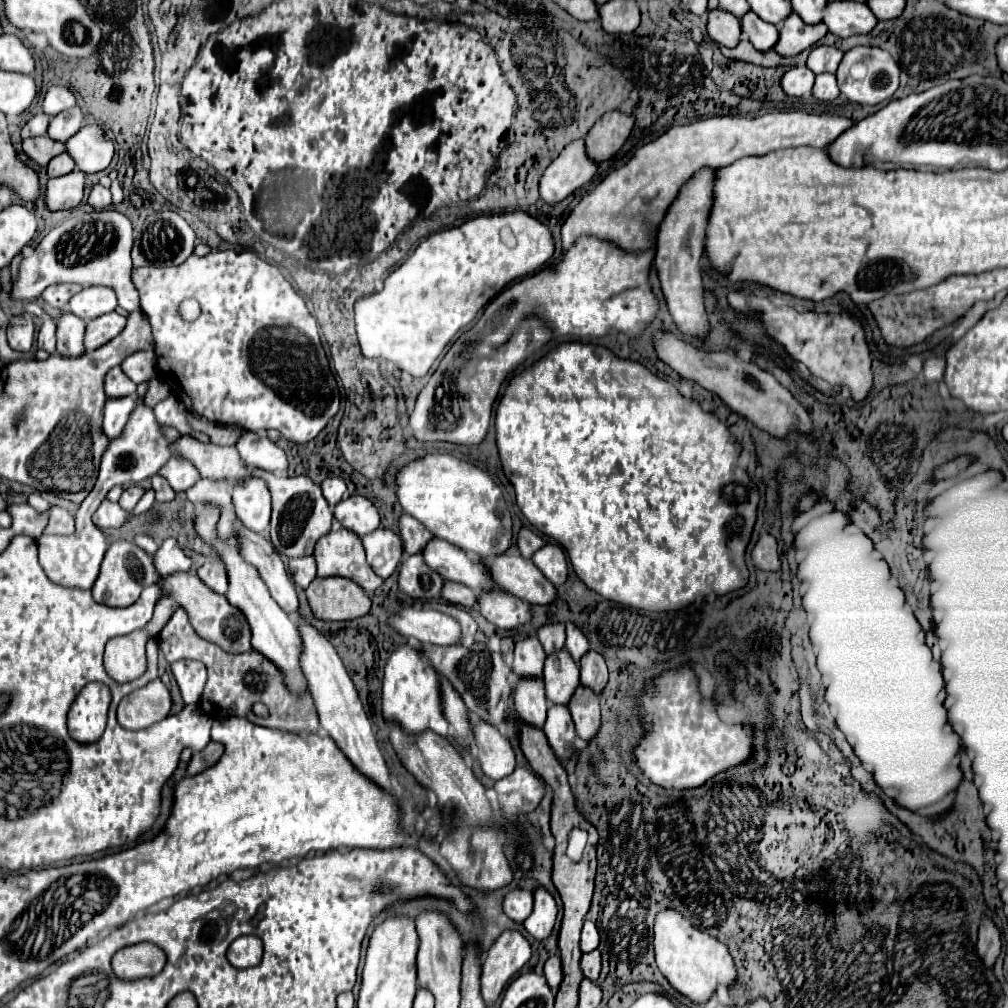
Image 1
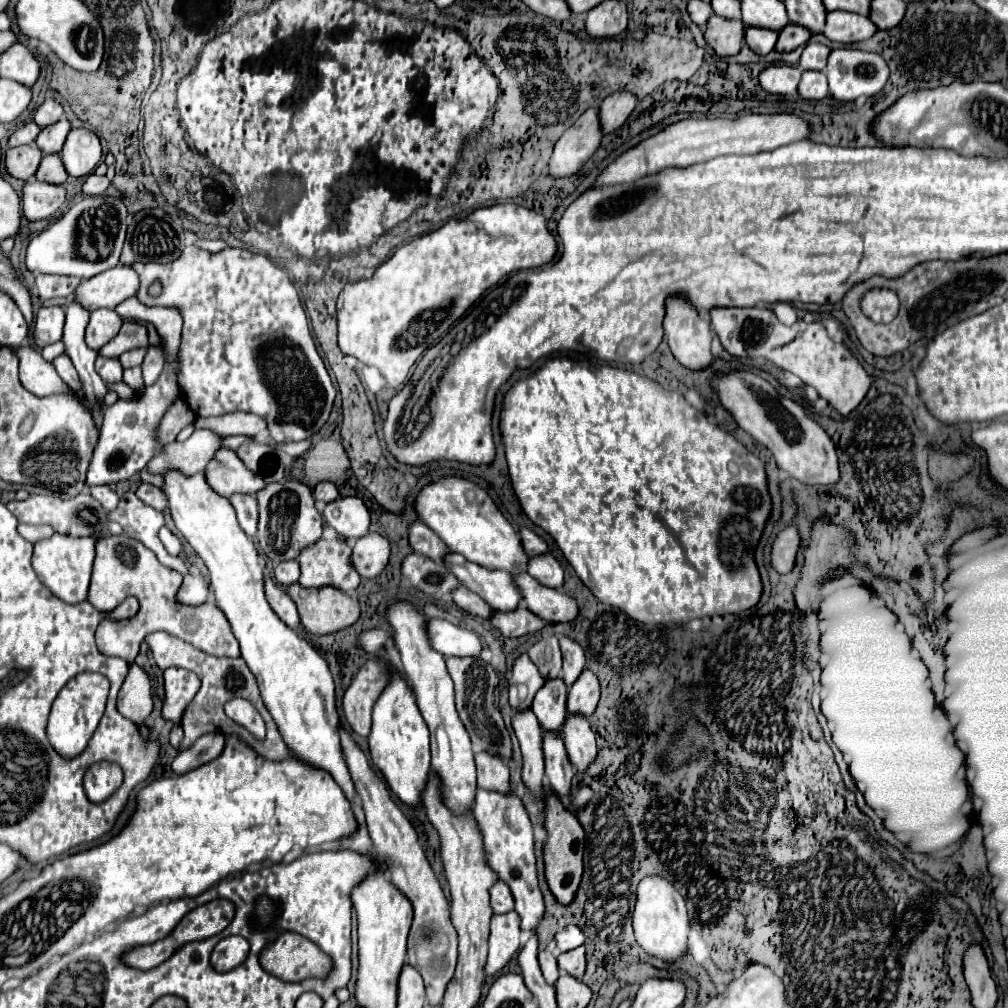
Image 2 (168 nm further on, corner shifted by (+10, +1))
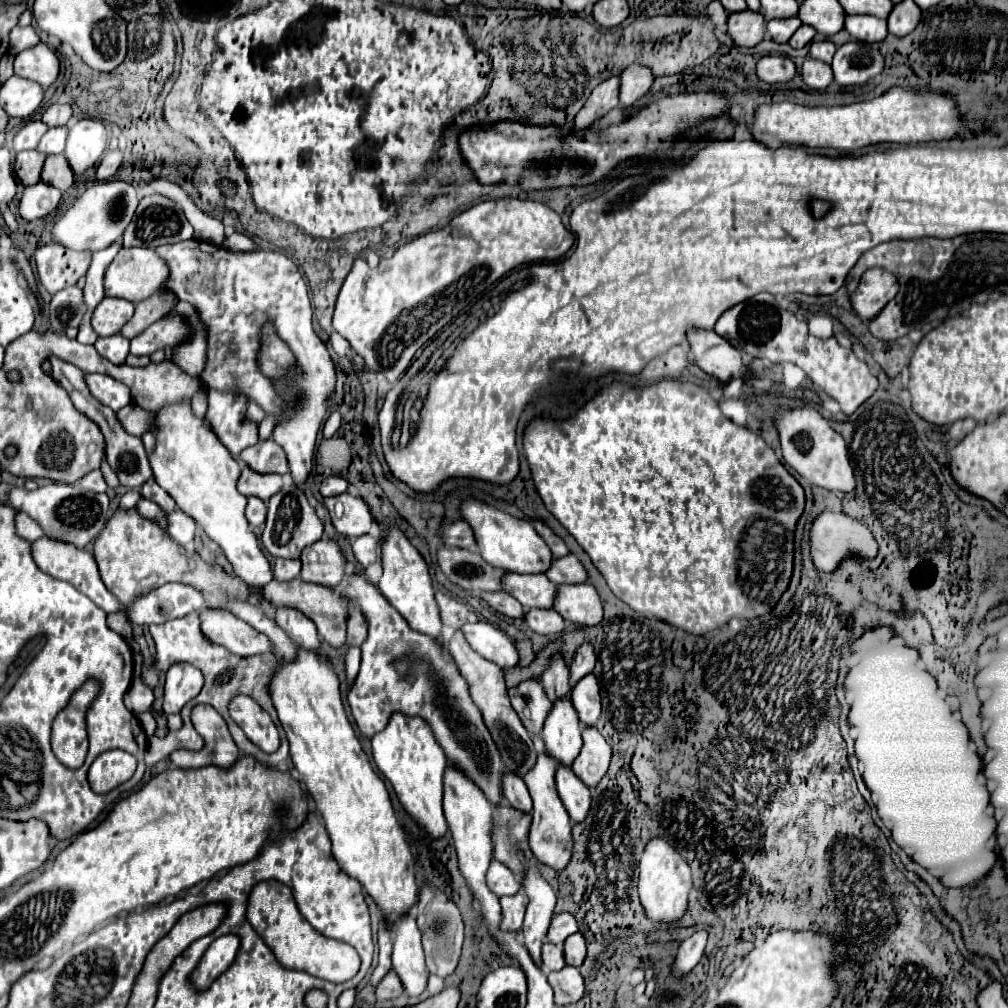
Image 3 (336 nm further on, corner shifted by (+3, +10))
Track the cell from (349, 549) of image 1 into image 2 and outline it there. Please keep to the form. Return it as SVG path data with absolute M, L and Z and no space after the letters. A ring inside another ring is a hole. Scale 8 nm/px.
M320 539L306 547L300 557L300 579L302 587L336 587L344 593L354 591L360 585L360 575L350 561L352 549L340 539Z

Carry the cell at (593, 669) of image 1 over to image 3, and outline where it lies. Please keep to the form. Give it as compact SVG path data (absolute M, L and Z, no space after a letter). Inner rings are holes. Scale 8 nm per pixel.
M587 674L583 680L579 680L571 688L571 700L579 714L579 720L585 724L597 722L601 714L601 694L599 694L599 682L595 674Z

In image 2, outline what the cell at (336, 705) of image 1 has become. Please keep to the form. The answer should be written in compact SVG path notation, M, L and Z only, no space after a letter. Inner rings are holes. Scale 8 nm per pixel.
M340 727L340 739L342 739L348 769L352 773L352 781L356 785L356 793L358 793L364 813L366 813L366 825L370 831L370 839L374 843L374 851L386 865L386 869L390 873L390 881L412 901L414 923L412 923L412 929L408 935L406 955L408 955L408 961L420 971L424 985L426 985L428 1003L434 1007L442 1001L444 989L446 989L448 981L452 979L454 967L456 967L458 939L456 939L456 929L450 923L450 905L448 905L448 901L442 893L442 887L418 843L418 835L416 835L412 823L390 799L388 787L384 785L384 781L380 777L376 777L366 755L358 749L358 745L352 741L348 731L344 731L342 727Z

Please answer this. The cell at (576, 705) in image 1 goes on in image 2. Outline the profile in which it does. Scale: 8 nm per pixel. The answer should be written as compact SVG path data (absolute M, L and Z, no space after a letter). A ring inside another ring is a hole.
M568 715L562 729L562 739L570 763L576 767L578 773L584 773L598 755L596 737L594 731L590 729L588 719L582 715Z

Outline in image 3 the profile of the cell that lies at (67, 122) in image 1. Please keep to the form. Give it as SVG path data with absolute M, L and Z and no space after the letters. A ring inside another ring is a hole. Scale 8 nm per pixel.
M57 126L57 128L49 128L49 132L41 138L37 150L43 152L45 156L51 154L61 154L65 150L65 140L67 140L67 126Z

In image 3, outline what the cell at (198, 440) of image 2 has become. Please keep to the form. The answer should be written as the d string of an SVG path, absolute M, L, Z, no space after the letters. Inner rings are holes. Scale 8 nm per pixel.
M209 392L207 422L217 434L221 444L239 458L239 452L251 444L257 444L257 424L247 420L247 398L243 394Z

